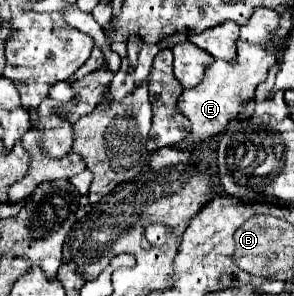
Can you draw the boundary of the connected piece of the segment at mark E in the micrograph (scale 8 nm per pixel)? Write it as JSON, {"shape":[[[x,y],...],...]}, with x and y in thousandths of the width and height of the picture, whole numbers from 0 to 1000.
{"shape":[[[813,135],[806,142],[806,216],[731,203],[711,223],[711,236],[677,291],[663,291],[650,304],[622,304],[616,331],[602,331],[602,372],[629,399],[643,399],[650,439],[643,439],[636,466],[588,500],[650,507],[663,486],[684,486],[684,480],[752,453],[765,439],[765,426],[813,392],[827,351],[867,331],[874,284],[901,277],[908,236],[935,216],[942,216],[942,196],[929,176],[908,176],[888,155],[854,155],[854,149]]]}

